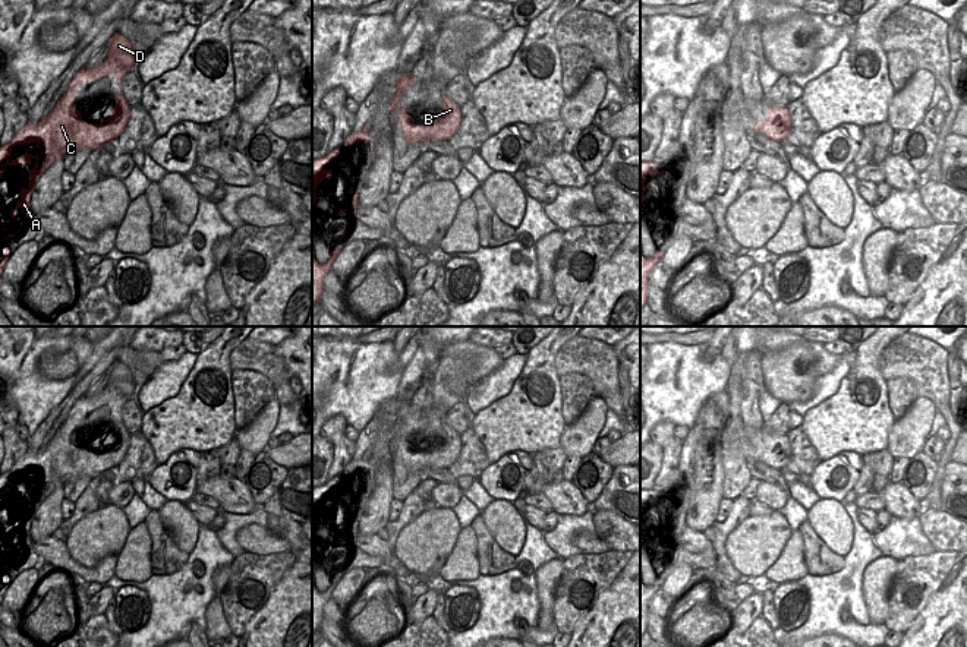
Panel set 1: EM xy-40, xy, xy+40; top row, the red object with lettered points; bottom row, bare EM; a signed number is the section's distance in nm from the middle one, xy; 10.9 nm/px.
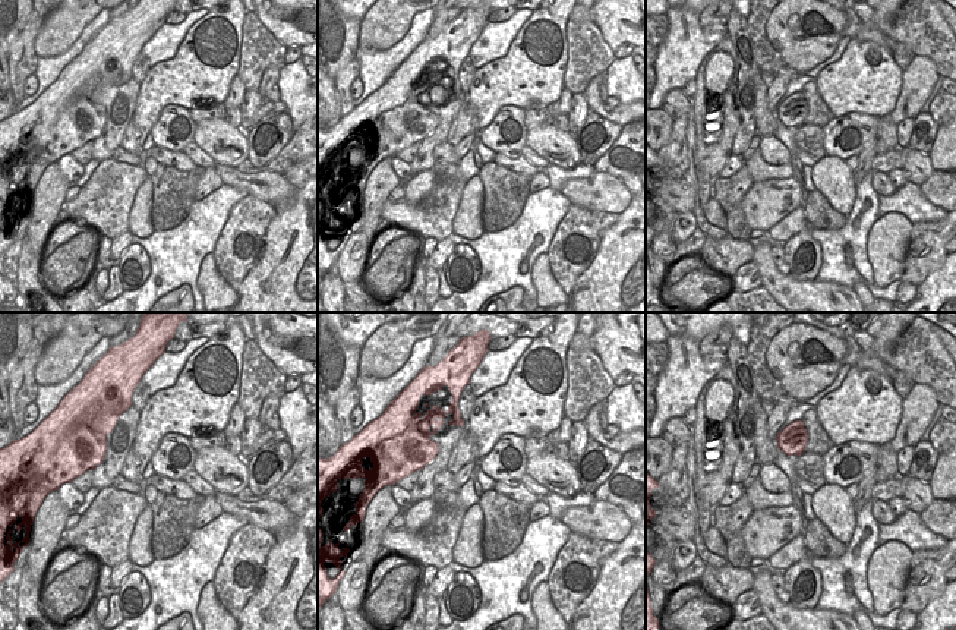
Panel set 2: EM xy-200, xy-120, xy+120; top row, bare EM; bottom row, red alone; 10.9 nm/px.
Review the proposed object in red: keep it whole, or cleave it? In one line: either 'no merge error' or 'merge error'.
no merge error

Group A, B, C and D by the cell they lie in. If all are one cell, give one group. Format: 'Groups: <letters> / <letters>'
Groups: A B C D.

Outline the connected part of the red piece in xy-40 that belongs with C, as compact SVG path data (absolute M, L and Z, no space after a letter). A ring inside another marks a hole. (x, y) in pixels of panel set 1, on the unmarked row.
M114 362L108 370L110 378L101 394L81 397L54 436L38 452L26 451L9 471L0 474L0 492L7 487L15 473L35 470L37 476L40 476L42 470L45 474L45 489L40 495L38 483L35 483L37 490L31 498L28 515L22 515L21 528L16 530L22 542L31 534L31 524L38 506L56 487L73 477L88 476L94 479L101 476L107 470L114 470L125 458L130 445L130 435L123 425L122 410L126 401L133 397L135 384L129 367L123 363ZM110 400L120 408L122 419L119 423L114 423L116 433L111 436L111 446L103 448L100 452L86 451L82 448L79 438L73 435L73 422L86 408L97 410L108 404Z

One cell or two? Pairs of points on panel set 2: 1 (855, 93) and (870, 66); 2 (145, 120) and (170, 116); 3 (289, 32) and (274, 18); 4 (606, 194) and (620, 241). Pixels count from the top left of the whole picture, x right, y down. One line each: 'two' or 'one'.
1: one
2: two
3: one
4: two

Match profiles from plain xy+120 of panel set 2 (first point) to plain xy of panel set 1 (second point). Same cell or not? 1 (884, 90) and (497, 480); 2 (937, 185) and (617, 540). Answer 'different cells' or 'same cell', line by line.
1: different cells
2: same cell

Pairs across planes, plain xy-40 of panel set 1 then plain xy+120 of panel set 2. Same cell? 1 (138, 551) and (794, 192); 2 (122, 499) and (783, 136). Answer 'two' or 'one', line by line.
1: two
2: two

